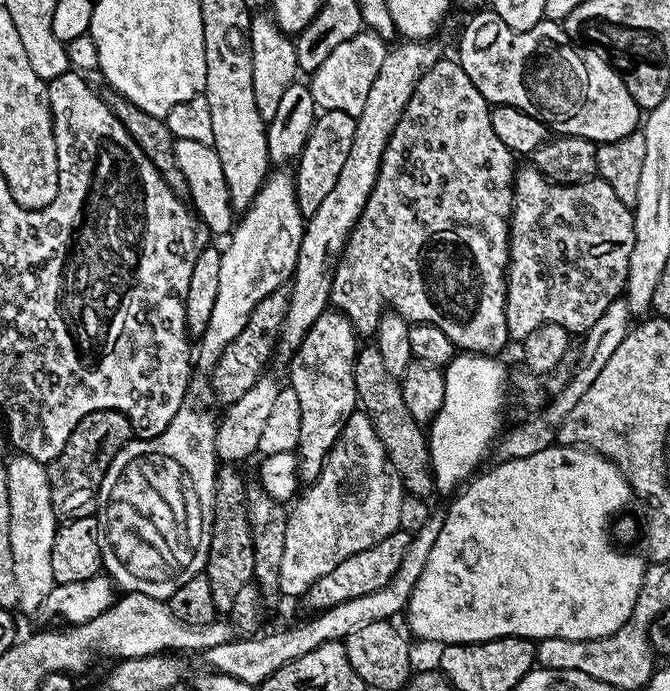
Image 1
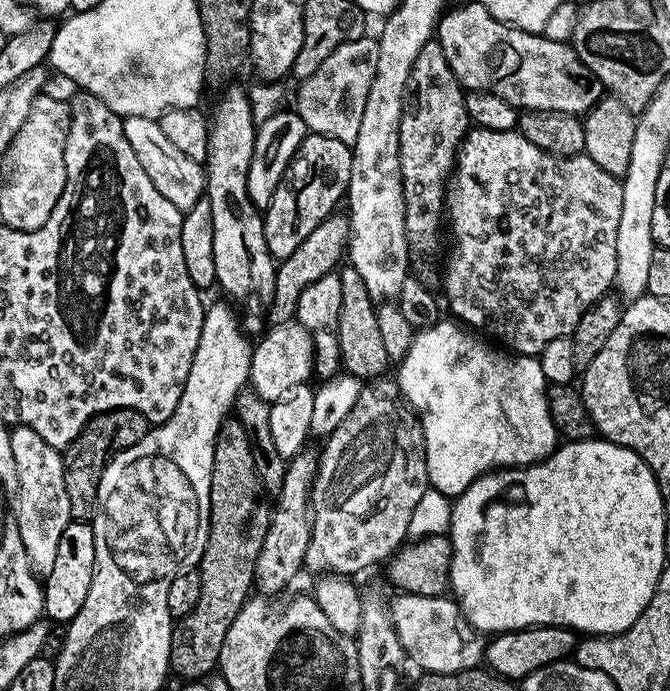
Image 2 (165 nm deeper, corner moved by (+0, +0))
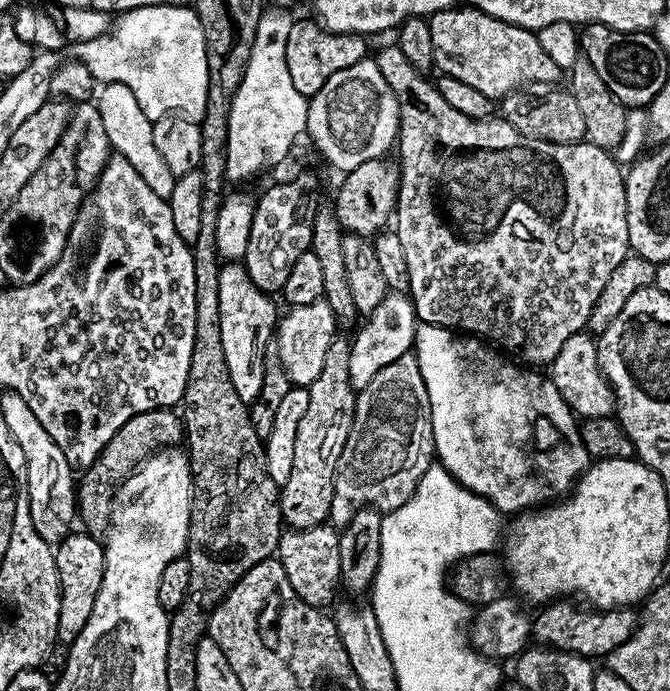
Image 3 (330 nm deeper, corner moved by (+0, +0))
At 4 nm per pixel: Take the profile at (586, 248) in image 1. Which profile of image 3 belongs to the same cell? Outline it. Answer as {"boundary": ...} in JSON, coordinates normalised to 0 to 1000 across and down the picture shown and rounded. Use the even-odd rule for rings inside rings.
{"boundary":[[[596,67],[570,71],[567,77],[560,77],[558,85],[576,116],[576,123],[582,124],[597,151],[597,279],[591,282],[588,334],[594,350],[600,350],[600,363],[606,368],[606,391],[612,391],[607,427],[619,446],[622,465],[627,469],[652,469],[661,475],[685,478],[688,482],[721,489],[736,499],[748,498],[740,501],[754,511],[766,509],[758,511],[766,517],[778,515],[770,518],[788,530],[822,528],[833,507],[839,507],[839,495],[845,495],[845,489],[851,489],[860,480],[873,479],[881,449],[887,449],[887,437],[893,437],[893,425],[899,425],[899,414],[904,414],[910,397],[916,397],[916,385],[922,385],[922,379],[928,379],[931,372],[939,369],[933,250],[927,239],[907,217],[879,205],[809,205],[779,195],[751,171],[709,174],[696,171],[696,165],[684,165],[684,159],[678,159],[678,153],[672,153],[672,148],[666,148],[666,142],[654,136],[649,120],[643,114],[637,116],[640,111],[625,104],[612,90],[606,90],[606,78],[600,78]]]}

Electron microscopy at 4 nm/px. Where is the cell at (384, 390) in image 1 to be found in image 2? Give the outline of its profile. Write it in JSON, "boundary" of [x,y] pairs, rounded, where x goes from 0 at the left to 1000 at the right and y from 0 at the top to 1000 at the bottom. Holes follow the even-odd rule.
{"boundary":[[[513,385],[506,395],[510,405],[510,449],[504,449],[504,501],[512,537],[542,553],[572,546],[582,522],[576,499],[570,496],[570,483],[564,479],[563,436],[557,434],[552,420],[546,420],[546,408],[540,408],[540,397],[534,397],[534,391]]]}

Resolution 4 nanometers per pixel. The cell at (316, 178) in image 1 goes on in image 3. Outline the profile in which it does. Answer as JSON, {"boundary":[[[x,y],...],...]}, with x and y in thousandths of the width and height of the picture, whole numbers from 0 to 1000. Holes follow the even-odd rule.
{"boundary":[[[454,249],[425,266],[409,268],[390,289],[381,291],[382,308],[373,327],[373,350],[361,381],[379,414],[397,424],[412,425],[424,418],[433,385],[439,385],[439,379],[445,379],[445,373],[451,373],[451,368],[466,357],[466,276],[470,272],[470,258]]]}

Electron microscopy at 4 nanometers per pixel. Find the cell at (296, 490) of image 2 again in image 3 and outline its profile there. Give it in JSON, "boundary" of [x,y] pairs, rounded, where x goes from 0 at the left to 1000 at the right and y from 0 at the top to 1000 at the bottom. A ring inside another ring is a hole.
{"boundary":[[[503,483],[493,495],[493,507],[487,507],[487,524],[481,528],[481,541],[475,541],[475,547],[469,547],[469,553],[458,557],[457,599],[451,599],[451,611],[445,611],[445,630],[439,632],[439,674],[433,680],[433,692],[418,706],[418,750],[431,766],[467,764],[485,757],[494,748],[504,663],[510,663],[510,651],[516,645],[516,634],[522,634],[531,598],[534,567],[524,556],[522,507],[521,488]]]}

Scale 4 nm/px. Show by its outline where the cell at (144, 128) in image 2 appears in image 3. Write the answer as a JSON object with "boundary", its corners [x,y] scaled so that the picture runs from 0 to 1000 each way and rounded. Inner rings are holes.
{"boundary":[[[158,122],[148,129],[140,145],[146,165],[152,165],[152,182],[158,182],[158,200],[169,221],[178,223],[212,252],[212,263],[230,275],[230,281],[249,285],[260,275],[264,255],[257,250],[254,240],[242,234],[242,223],[230,211],[227,174],[212,165],[212,153],[206,153],[206,142],[188,124],[181,122]]]}

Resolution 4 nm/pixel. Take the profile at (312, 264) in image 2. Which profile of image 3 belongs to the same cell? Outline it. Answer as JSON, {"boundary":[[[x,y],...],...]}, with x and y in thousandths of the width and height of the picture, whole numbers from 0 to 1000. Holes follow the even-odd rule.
{"boundary":[[[569,229],[543,234],[512,250],[507,274],[501,278],[499,305],[509,331],[528,342],[560,343],[587,317],[591,282],[597,279],[597,245],[593,233]]]}

